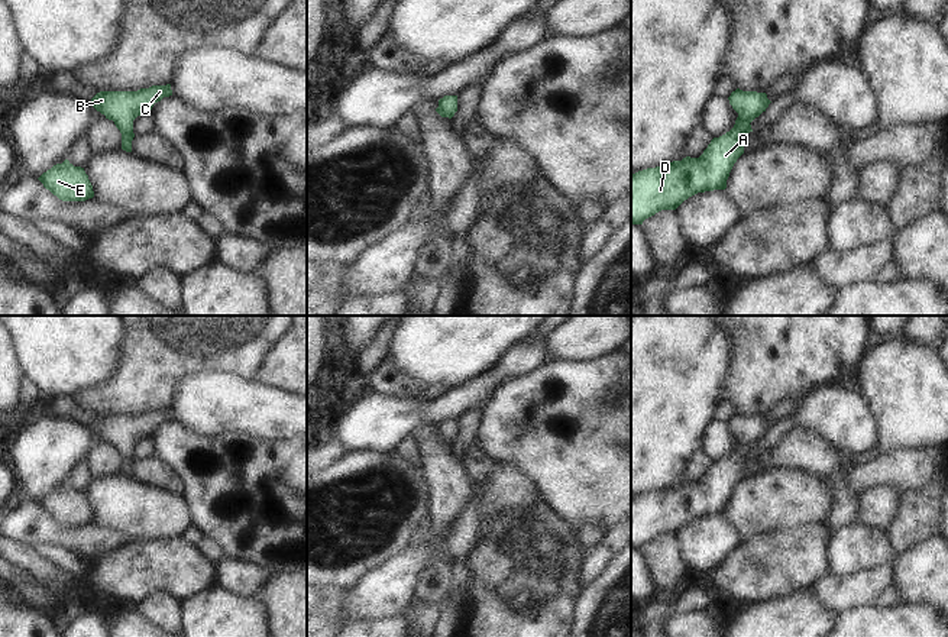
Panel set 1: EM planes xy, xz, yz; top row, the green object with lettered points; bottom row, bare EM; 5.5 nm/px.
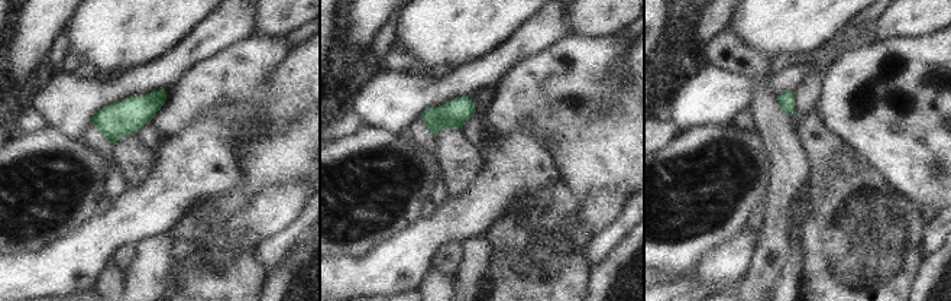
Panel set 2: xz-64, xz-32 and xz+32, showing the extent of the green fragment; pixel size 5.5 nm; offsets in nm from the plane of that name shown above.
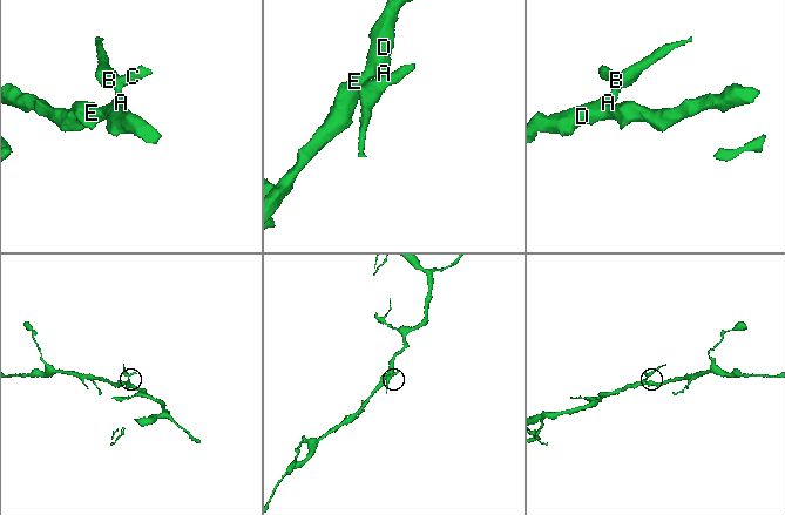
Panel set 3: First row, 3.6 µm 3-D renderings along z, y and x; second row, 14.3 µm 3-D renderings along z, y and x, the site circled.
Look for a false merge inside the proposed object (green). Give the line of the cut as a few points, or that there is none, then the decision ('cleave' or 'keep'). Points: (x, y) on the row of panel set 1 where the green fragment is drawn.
no cut | keep

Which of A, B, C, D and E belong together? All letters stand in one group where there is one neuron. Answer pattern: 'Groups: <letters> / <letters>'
Groups: A B C D E.

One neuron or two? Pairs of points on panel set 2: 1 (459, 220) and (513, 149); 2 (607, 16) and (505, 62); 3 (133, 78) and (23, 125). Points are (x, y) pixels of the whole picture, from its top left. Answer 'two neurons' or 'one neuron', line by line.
1: one neuron
2: two neurons
3: two neurons

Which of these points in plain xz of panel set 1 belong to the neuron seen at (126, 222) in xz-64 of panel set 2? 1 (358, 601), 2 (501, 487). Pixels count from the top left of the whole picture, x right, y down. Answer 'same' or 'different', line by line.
1: same
2: same

